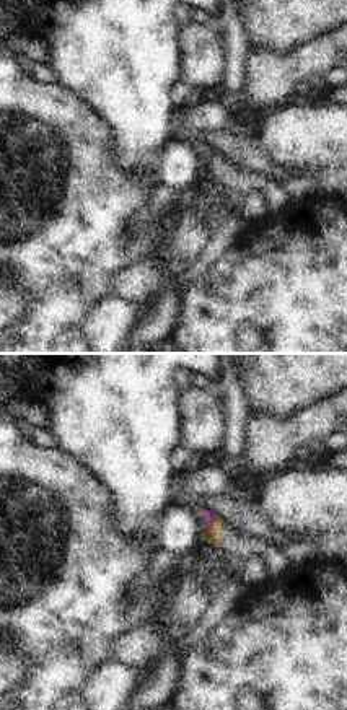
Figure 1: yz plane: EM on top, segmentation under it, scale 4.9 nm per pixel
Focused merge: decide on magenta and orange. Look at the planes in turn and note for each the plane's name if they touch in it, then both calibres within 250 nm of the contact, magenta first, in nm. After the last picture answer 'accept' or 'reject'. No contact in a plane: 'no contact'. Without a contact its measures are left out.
contact in yz; calibres 60 and 80 nm

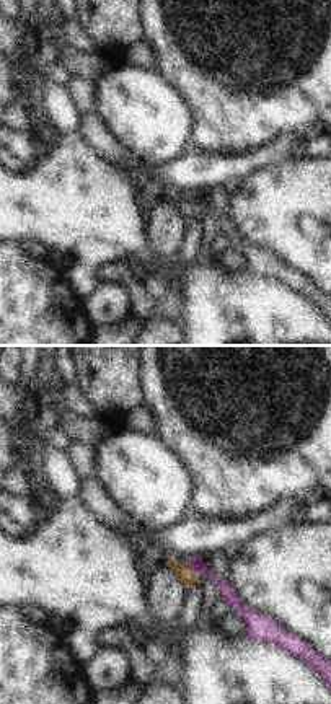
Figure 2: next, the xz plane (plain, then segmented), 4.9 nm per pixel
contact in xz; calibres 80 and 90 nm

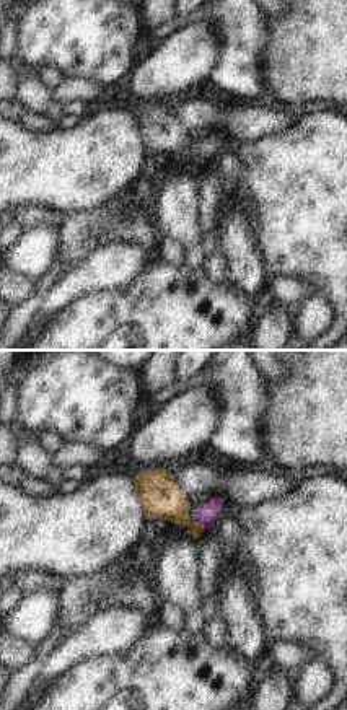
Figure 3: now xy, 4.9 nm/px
contact in xy; calibres 100 and 200 nm

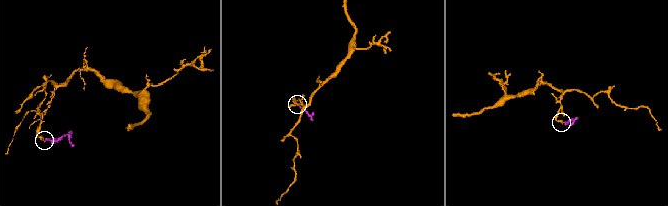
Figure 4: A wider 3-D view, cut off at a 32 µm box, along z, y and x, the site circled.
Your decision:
reject

